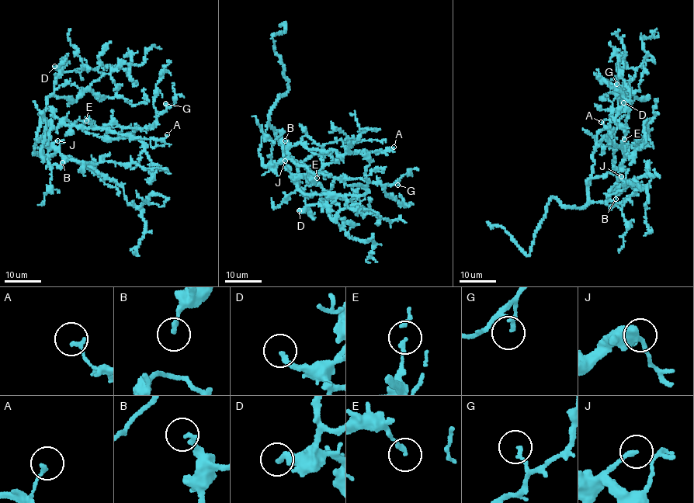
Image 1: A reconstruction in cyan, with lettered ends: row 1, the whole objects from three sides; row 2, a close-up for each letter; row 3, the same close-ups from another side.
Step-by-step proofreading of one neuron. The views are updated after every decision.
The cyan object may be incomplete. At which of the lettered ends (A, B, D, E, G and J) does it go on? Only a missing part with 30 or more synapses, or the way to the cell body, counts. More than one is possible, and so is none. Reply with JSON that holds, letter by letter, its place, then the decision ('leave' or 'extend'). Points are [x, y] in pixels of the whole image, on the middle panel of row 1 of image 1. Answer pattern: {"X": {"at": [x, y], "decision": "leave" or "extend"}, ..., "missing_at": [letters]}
{"A": {"at": [393, 147], "decision": "leave"}, "B": {"at": [285, 140], "decision": "leave"}, "D": {"at": [299, 210], "decision": "leave"}, "E": {"at": [317, 178], "decision": "leave"}, "G": {"at": [397, 185], "decision": "leave"}, "J": {"at": [285, 161], "decision": "extend"}, "missing_at": ["J"]}

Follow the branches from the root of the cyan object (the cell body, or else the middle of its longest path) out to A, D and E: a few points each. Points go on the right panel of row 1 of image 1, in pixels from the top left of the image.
A: (612, 204), (591, 202), (587, 187), (624, 157), (601, 122)
D: (612, 204), (591, 202), (588, 186), (594, 163), (595, 136), (623, 102)
E: (612, 204), (591, 202), (586, 183), (591, 178), (604, 176), (618, 168), (625, 155), (624, 139)

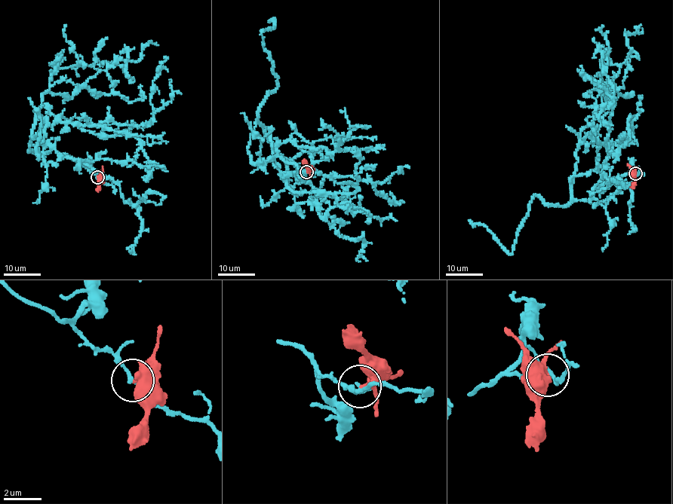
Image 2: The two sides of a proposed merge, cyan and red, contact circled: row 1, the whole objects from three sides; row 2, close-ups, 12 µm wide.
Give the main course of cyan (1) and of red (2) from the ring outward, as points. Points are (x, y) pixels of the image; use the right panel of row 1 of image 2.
1: (635, 172), (610, 180), (617, 192), (605, 200), (573, 197), (572, 177), (609, 150), (614, 100), (593, 38)
2: (635, 172), (633, 173), (632, 187)

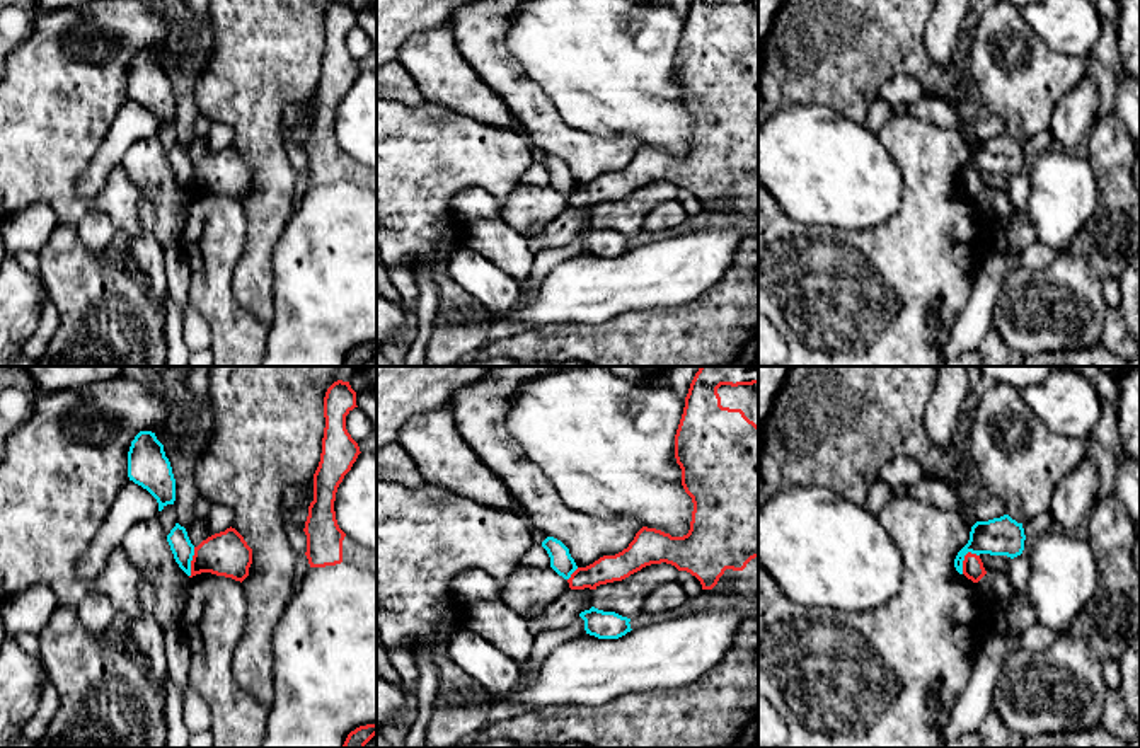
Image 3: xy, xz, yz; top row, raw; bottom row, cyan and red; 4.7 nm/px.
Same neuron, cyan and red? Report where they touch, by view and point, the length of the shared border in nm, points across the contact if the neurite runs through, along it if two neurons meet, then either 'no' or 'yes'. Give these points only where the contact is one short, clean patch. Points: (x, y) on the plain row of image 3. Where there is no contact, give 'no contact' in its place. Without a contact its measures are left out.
contact yz (963, 176); length 130 nm; border yz (978, 172), (968, 171), (965, 174), (961, 191); no

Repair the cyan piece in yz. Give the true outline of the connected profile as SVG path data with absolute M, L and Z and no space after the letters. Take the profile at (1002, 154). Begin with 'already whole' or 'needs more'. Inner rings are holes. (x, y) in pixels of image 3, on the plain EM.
already whole; M1009 133L988 140L976 140L971 145L968 162L958 170L954 186L963 193L963 179L968 170L1017 175L1024 169L1024 147Z

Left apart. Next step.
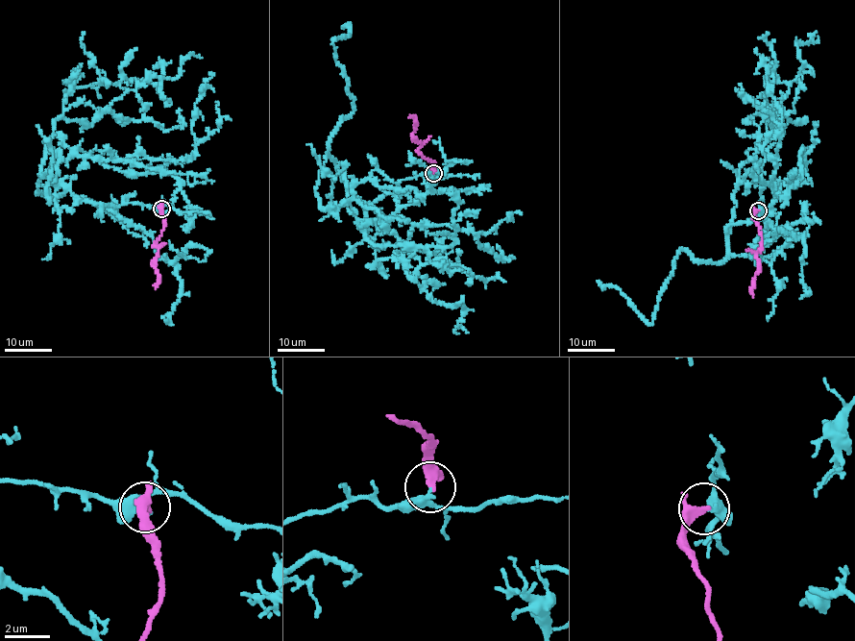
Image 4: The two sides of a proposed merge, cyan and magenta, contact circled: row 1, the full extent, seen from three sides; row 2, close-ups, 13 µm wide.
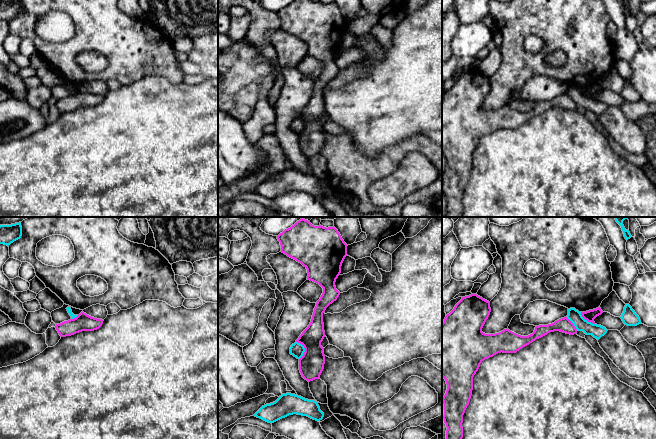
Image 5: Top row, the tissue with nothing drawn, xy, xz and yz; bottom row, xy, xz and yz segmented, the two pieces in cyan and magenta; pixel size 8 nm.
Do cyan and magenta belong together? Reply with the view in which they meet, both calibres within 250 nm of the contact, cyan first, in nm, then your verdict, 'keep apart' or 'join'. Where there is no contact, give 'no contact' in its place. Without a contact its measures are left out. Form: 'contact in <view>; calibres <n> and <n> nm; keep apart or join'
contact in xz; calibres 110 and 200 nm; keep apart

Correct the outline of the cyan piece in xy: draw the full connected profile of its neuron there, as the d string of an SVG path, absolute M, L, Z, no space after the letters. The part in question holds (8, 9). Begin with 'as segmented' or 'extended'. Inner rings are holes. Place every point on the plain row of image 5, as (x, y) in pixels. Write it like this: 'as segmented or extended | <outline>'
as segmented | M21 0L0 1L0 20L9 22L22 12Z

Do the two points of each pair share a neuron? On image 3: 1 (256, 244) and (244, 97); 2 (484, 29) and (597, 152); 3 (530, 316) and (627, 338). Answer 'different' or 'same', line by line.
1: same
2: same
3: different

